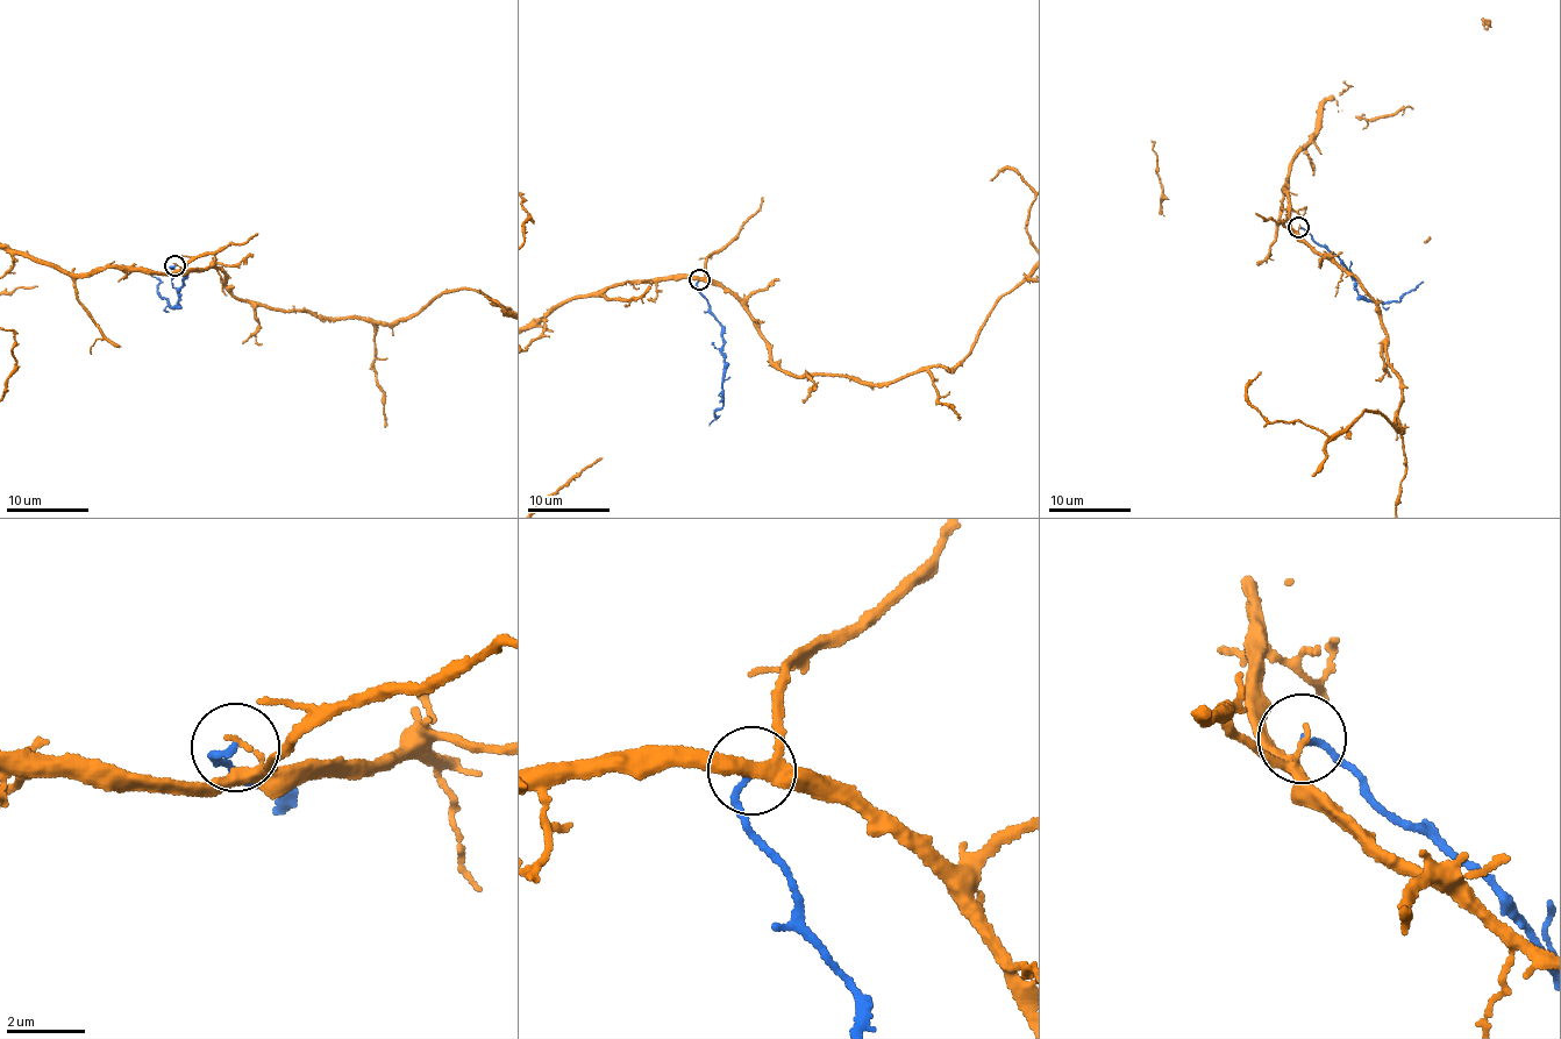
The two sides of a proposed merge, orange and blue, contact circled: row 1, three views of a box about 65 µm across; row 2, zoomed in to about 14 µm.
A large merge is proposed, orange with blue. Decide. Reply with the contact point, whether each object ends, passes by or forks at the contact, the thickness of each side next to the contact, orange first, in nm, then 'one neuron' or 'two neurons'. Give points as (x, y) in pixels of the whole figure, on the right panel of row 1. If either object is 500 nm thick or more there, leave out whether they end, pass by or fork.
place (1298, 227); orange ends; blue ends; calibres 120 and 170 nm; two neurons

